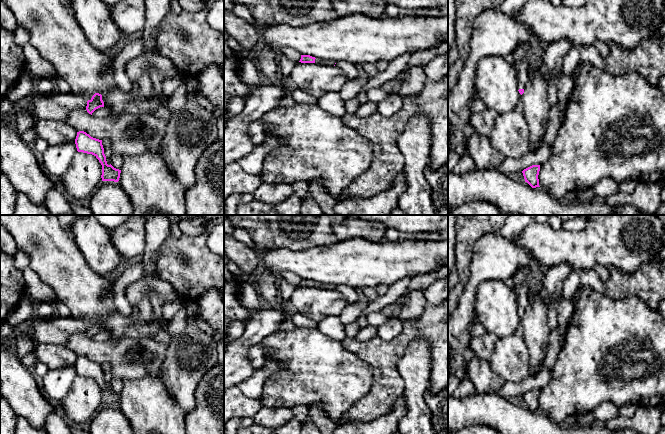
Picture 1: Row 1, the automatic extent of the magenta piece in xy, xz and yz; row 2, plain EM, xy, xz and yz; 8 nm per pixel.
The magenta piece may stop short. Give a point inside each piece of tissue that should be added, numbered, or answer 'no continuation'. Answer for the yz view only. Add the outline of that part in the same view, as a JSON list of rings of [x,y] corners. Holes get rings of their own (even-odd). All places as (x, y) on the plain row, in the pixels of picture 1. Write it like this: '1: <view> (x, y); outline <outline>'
1: yz (522, 291); outline [[[527,278],[519,287],[514,287],[513,289],[518,302],[518,313],[525,313],[526,308],[529,305],[528,294],[530,291],[530,285]]]

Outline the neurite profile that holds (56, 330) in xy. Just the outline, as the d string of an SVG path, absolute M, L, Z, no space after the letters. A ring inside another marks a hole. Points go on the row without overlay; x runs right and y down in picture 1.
M54 314L44 319L34 317L29 332L36 344L50 343L66 346L70 336L82 331L84 326L84 322L79 319L62 318Z

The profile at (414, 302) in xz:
M414 290L409 292L403 301L401 313L397 317L402 322L407 320L417 320L422 316L427 300L423 292Z

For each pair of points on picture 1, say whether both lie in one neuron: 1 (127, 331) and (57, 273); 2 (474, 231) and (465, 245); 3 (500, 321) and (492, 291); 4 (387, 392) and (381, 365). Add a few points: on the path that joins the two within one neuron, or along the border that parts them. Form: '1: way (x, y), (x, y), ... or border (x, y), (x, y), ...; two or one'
1: way (110, 316), (74, 283); one
2: way (471, 234), (465, 242); one
3: way (498, 314), (494, 298); one
4: way (393, 385), (393, 377), (388, 372); one

